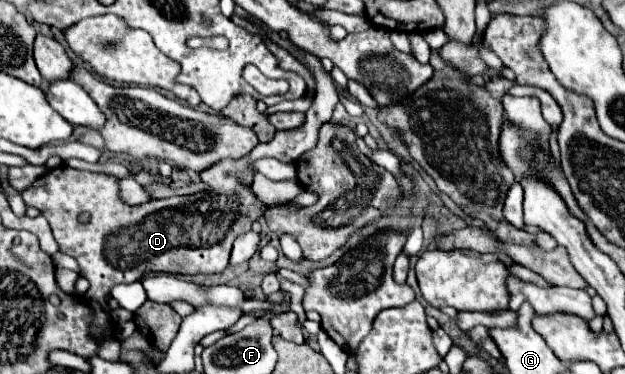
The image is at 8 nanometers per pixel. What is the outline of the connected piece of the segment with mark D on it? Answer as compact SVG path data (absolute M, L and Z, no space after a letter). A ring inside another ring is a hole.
M300 52L300 56L316 82L316 94L312 106L306 110L304 124L294 130L276 132L272 142L258 144L246 158L222 160L202 170L206 190L200 194L150 200L142 206L126 206L118 196L116 176L82 172L70 166L48 170L22 192L28 206L40 208L40 214L50 222L60 250L80 264L84 278L90 282L86 298L94 310L94 330L106 330L106 326L112 322L108 294L114 284L142 280L144 272L214 274L228 266L234 240L250 230L258 214L266 210L266 206L254 196L252 188L240 182L238 172L252 168L252 162L258 158L296 162L306 148L310 150L312 144L318 142L320 126L332 118L332 110L338 104L336 86L322 62L308 52ZM80 212L92 214L88 224L78 222Z

